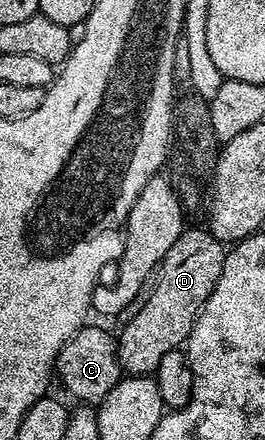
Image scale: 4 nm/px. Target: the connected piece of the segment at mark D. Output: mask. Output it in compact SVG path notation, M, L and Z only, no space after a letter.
M198 227L183 230L182 235L168 249L166 256L162 258L156 278L149 288L148 294L141 300L140 306L133 312L134 316L122 327L122 335L117 336L118 341L118 363L122 366L126 375L148 375L153 376L158 370L160 360L164 353L172 353L179 350L185 344L186 338L192 333L194 323L202 311L202 306L208 301L212 289L216 289L216 281L220 281L224 261L226 260L227 248L209 230Z

